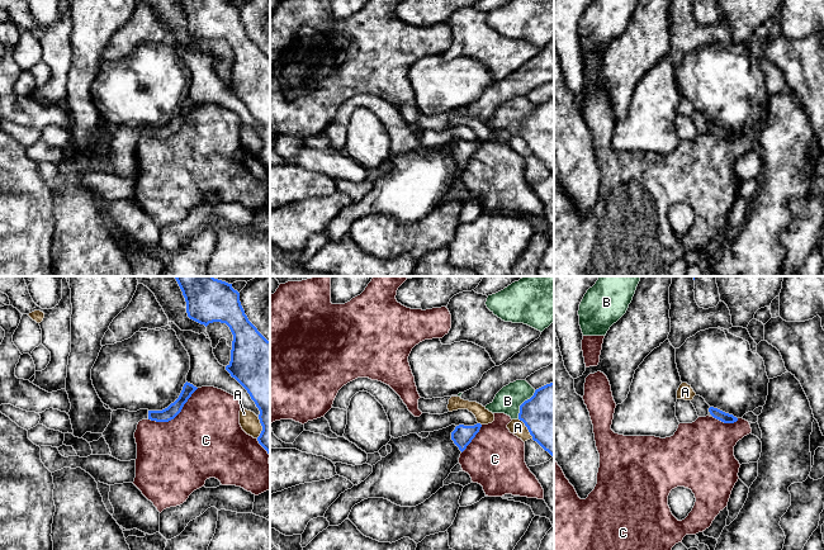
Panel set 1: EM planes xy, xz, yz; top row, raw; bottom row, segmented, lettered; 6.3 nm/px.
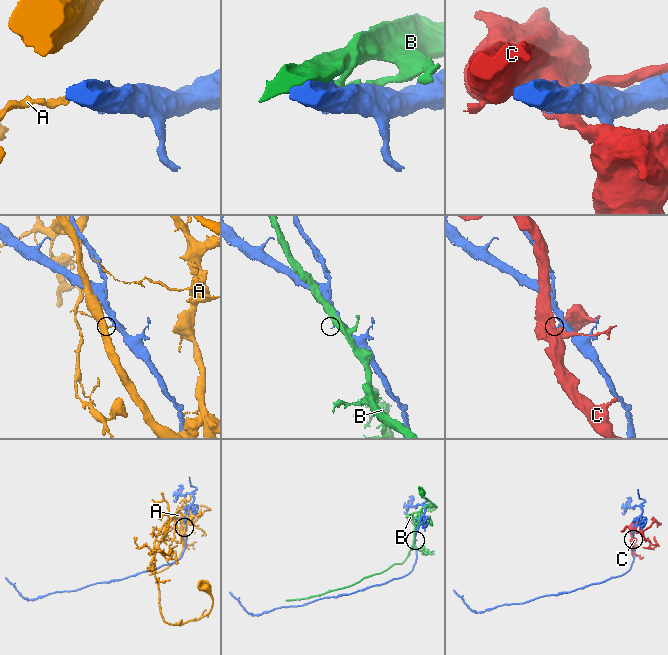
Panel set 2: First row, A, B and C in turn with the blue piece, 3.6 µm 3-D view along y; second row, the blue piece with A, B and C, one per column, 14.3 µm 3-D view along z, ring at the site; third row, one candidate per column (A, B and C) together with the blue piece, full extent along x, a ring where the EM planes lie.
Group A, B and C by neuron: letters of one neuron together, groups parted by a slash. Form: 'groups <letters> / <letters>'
groups A / B / C

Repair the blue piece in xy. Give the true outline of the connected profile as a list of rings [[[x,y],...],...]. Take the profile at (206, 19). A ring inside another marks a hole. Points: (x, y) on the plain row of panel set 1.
[[[179,0],[179,3],[190,35],[205,43],[213,38],[226,39],[229,43],[233,57],[231,77],[226,86],[247,106],[259,124],[262,147],[257,157],[270,171],[270,57],[248,37],[240,18],[240,9],[232,0]]]

